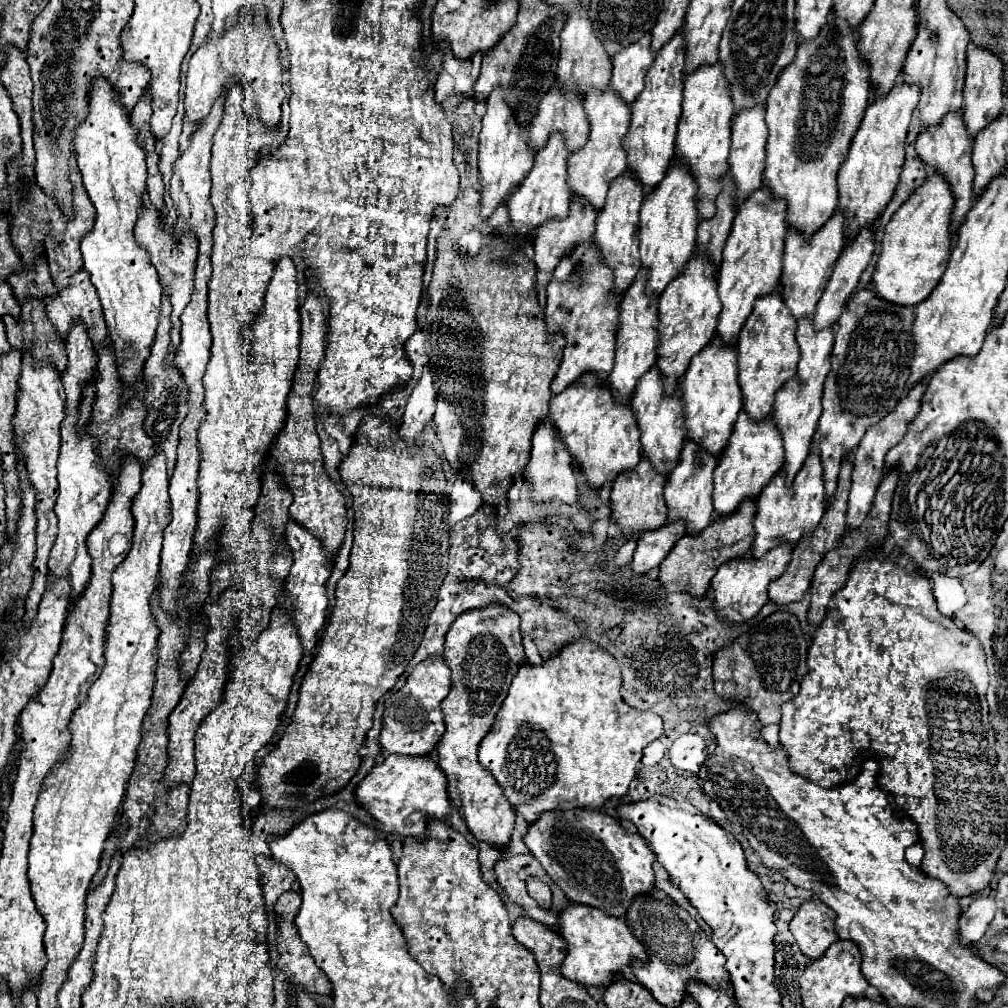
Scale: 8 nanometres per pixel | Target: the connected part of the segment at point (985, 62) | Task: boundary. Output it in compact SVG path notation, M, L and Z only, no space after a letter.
M969 48L967 52L967 78L963 88L963 120L971 134L971 138L977 136L979 130L983 130L987 124L991 124L1001 108L1003 108L1003 64L995 58L993 52L981 50L981 48Z

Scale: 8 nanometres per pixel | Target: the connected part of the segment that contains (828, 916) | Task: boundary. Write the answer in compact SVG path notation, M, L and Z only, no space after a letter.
M819 900L805 902L789 924L801 952L811 960L817 960L825 950L837 942L835 912Z

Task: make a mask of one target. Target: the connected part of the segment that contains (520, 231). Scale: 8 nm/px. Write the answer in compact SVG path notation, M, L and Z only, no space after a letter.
M559 132L551 134L547 144L537 152L529 176L515 188L515 192L507 200L513 236L531 236L533 230L537 230L547 220L567 218L569 202L571 202L571 190L567 186L567 158L569 152L565 148L563 136Z

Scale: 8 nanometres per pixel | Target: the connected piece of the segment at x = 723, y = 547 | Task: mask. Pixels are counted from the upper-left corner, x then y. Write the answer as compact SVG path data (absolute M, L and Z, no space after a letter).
M747 500L739 512L727 518L717 518L701 534L683 536L659 566L659 582L663 584L663 592L687 592L695 598L703 598L717 568L729 560L743 558L749 552L753 544L753 516L755 502Z

